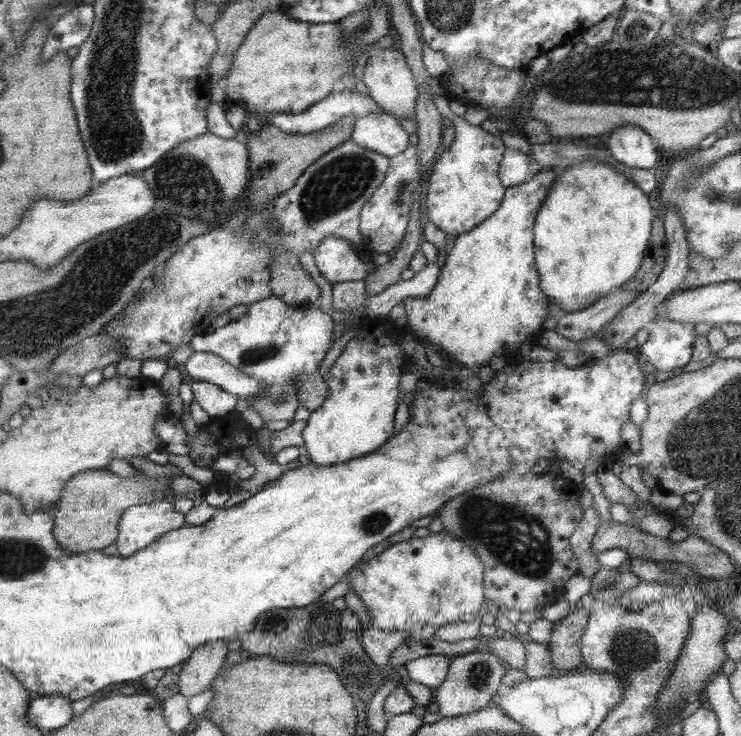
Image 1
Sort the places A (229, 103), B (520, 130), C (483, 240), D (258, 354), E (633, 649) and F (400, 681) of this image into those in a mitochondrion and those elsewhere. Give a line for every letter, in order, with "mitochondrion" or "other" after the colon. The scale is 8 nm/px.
A: other
B: other
C: other
D: mitochondrion
E: mitochondrion
F: other

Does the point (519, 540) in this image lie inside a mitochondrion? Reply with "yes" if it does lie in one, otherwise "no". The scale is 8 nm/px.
yes

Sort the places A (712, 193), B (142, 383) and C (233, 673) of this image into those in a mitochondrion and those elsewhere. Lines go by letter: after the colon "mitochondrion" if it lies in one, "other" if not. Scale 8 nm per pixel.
A: mitochondrion
B: other
C: other

